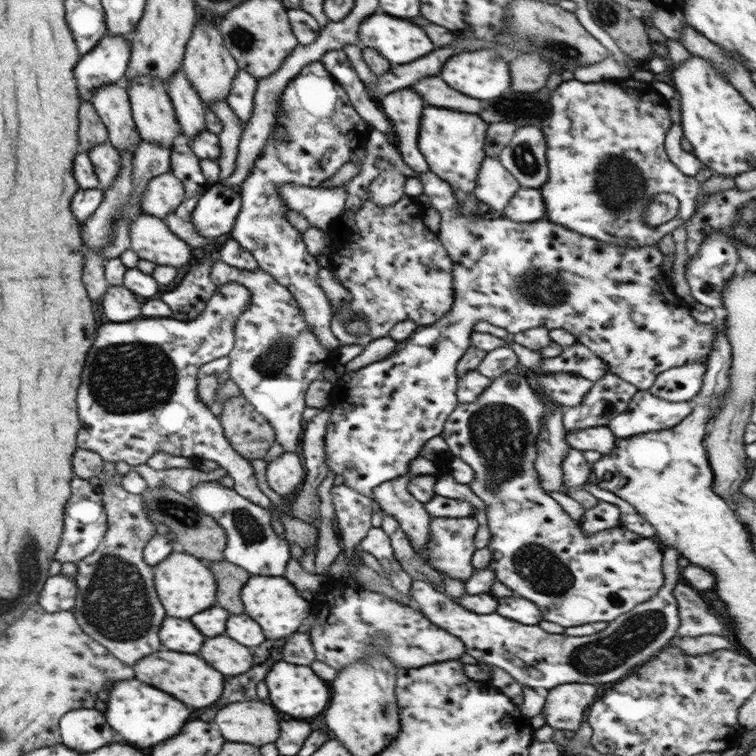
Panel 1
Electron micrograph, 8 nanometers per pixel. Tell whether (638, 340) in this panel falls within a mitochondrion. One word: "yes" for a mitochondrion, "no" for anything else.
no

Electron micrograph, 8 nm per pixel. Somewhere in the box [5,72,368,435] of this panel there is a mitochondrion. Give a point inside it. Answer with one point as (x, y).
(129, 377)

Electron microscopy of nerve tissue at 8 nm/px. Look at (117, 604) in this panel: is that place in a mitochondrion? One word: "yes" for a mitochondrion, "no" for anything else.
yes

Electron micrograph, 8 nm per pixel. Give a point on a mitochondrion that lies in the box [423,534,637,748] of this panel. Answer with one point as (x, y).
(542, 569)

